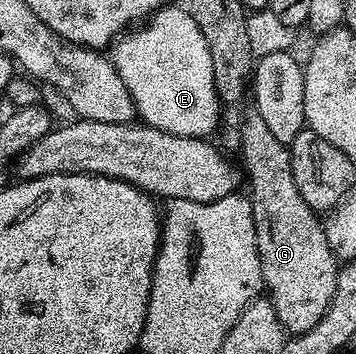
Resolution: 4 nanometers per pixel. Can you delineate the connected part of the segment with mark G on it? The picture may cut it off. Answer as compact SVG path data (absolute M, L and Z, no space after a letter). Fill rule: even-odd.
M247 108L237 123L238 153L243 153L245 182L251 185L251 215L257 232L257 252L261 256L263 285L275 309L277 320L288 335L304 334L317 324L337 292L340 263L329 248L320 215L305 204L291 171L288 143L277 140L254 108Z

